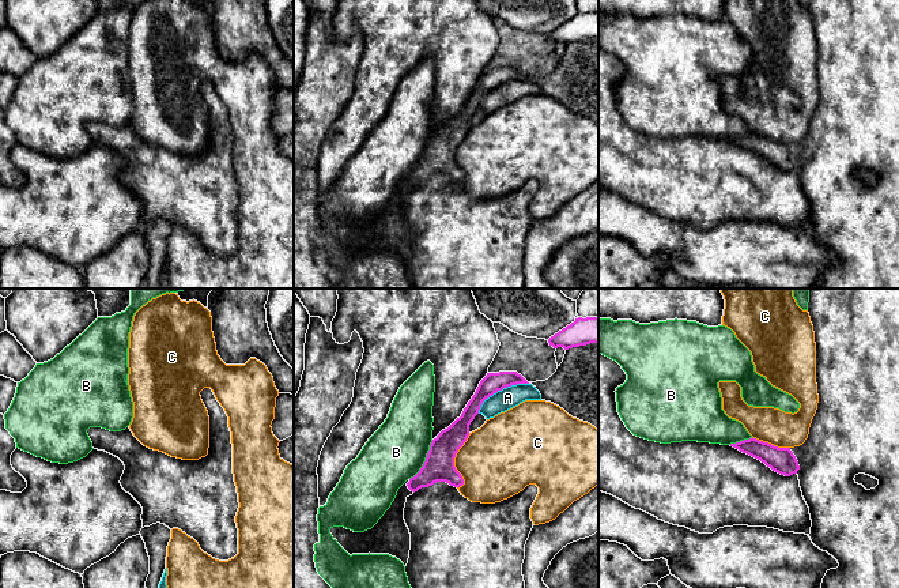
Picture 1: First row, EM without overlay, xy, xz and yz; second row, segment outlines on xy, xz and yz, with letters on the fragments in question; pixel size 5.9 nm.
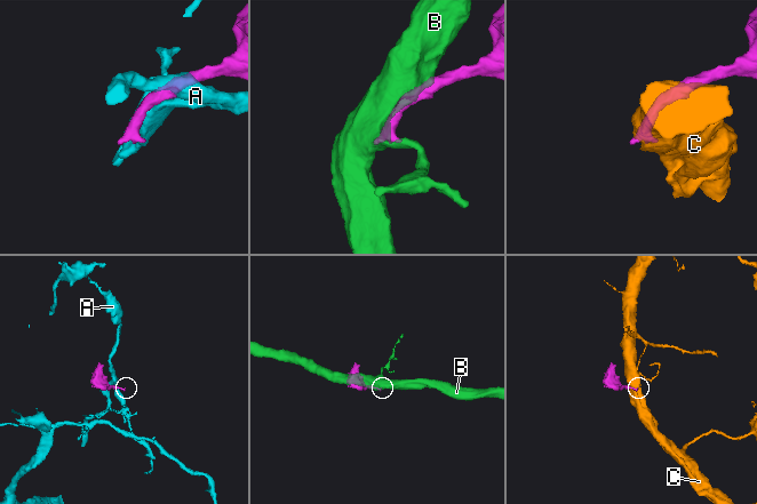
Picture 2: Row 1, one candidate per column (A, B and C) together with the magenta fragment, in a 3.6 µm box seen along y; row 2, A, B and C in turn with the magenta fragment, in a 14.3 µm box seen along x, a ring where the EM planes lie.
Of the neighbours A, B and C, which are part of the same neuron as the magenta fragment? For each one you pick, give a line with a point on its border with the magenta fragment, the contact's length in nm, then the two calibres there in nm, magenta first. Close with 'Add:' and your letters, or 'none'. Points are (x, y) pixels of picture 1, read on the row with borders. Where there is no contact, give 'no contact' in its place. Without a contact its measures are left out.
Add: none

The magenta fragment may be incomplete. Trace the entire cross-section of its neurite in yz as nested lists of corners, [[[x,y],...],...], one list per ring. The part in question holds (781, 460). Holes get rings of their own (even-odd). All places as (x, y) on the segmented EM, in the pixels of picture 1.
[[[809,289],[808,313],[815,332],[819,395],[808,438],[802,445],[794,448],[778,448],[756,438],[730,444],[730,446],[760,460],[781,475],[798,475],[802,497],[812,520],[808,536],[816,547],[827,551],[839,564],[836,569],[827,570],[821,588],[899,588],[899,289]],[[858,474],[877,479],[879,485],[866,490],[854,480]]]

